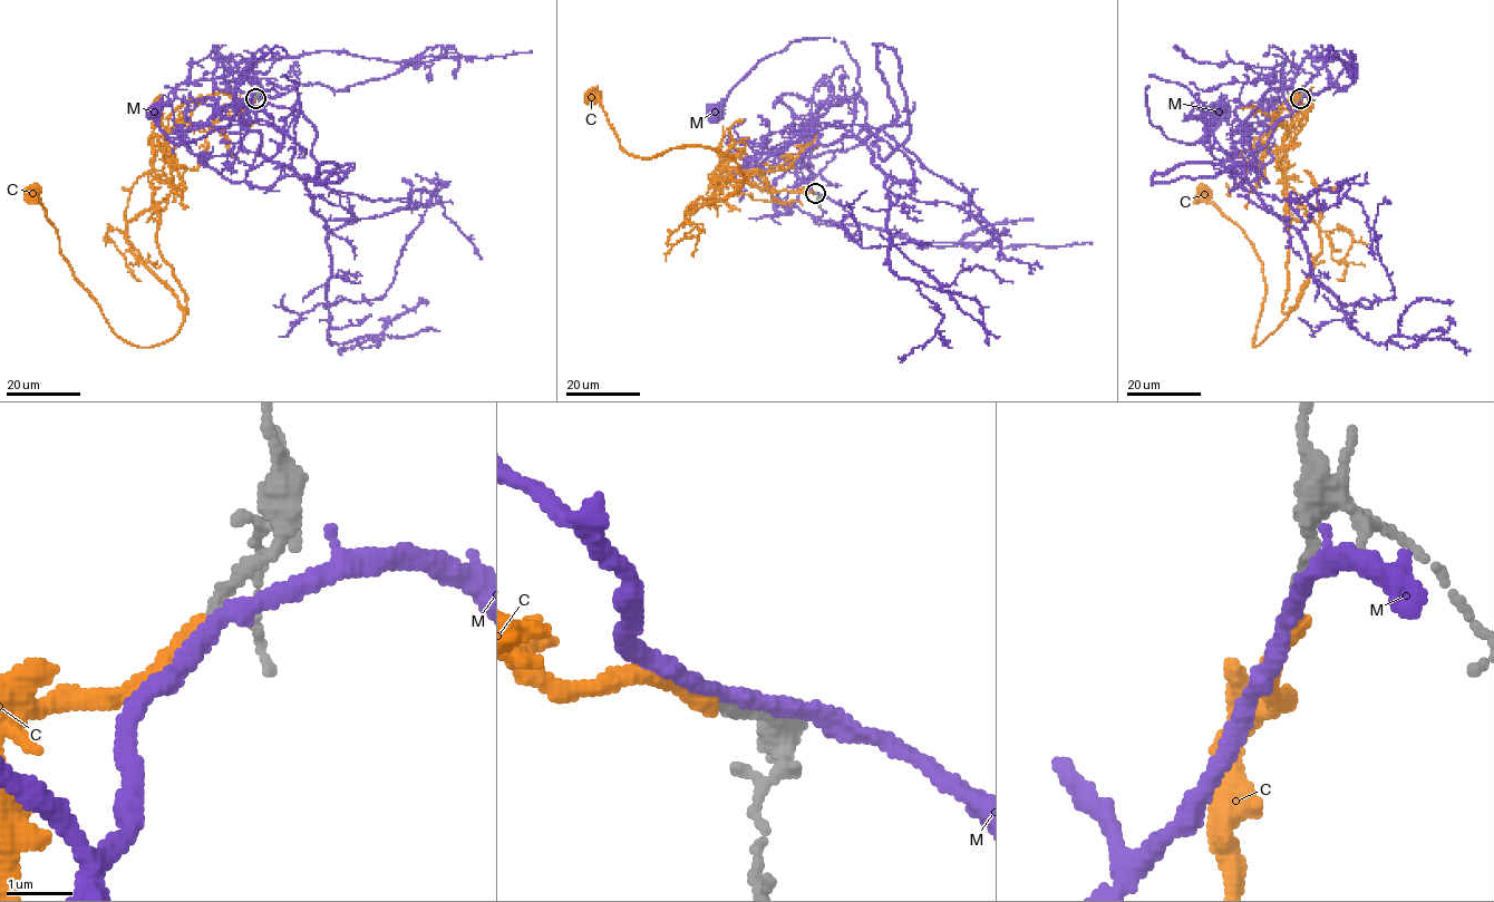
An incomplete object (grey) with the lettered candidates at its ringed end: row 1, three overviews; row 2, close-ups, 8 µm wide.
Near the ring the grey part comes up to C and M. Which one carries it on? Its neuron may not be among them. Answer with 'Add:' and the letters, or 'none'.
Add: none

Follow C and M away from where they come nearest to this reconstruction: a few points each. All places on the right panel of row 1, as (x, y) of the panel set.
C: (1301, 98), (1277, 109), (1267, 144), (1290, 199), (1282, 311), (1290, 312), (1255, 347), (1261, 262), (1202, 195)
M: (1301, 98), (1240, 167), (1187, 87), (1150, 76), (1144, 87), (1150, 122), (1166, 137), (1194, 143), (1219, 113)

